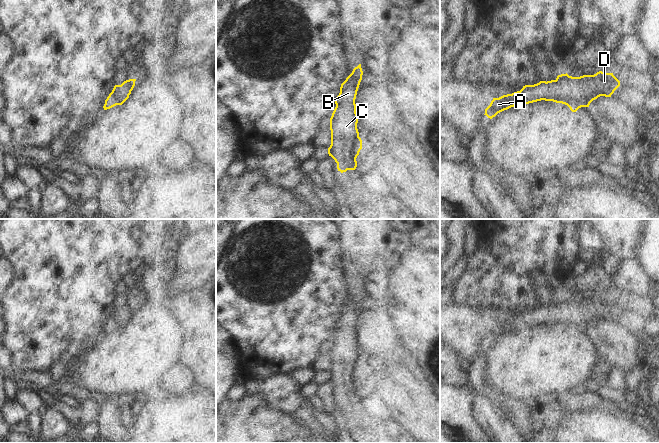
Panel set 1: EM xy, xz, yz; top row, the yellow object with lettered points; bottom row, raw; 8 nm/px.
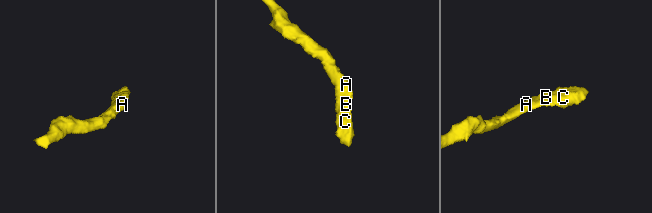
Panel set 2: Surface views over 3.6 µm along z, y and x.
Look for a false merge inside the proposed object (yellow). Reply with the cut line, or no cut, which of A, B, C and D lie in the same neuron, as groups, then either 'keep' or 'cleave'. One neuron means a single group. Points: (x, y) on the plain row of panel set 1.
no cut | A B C D | keep

